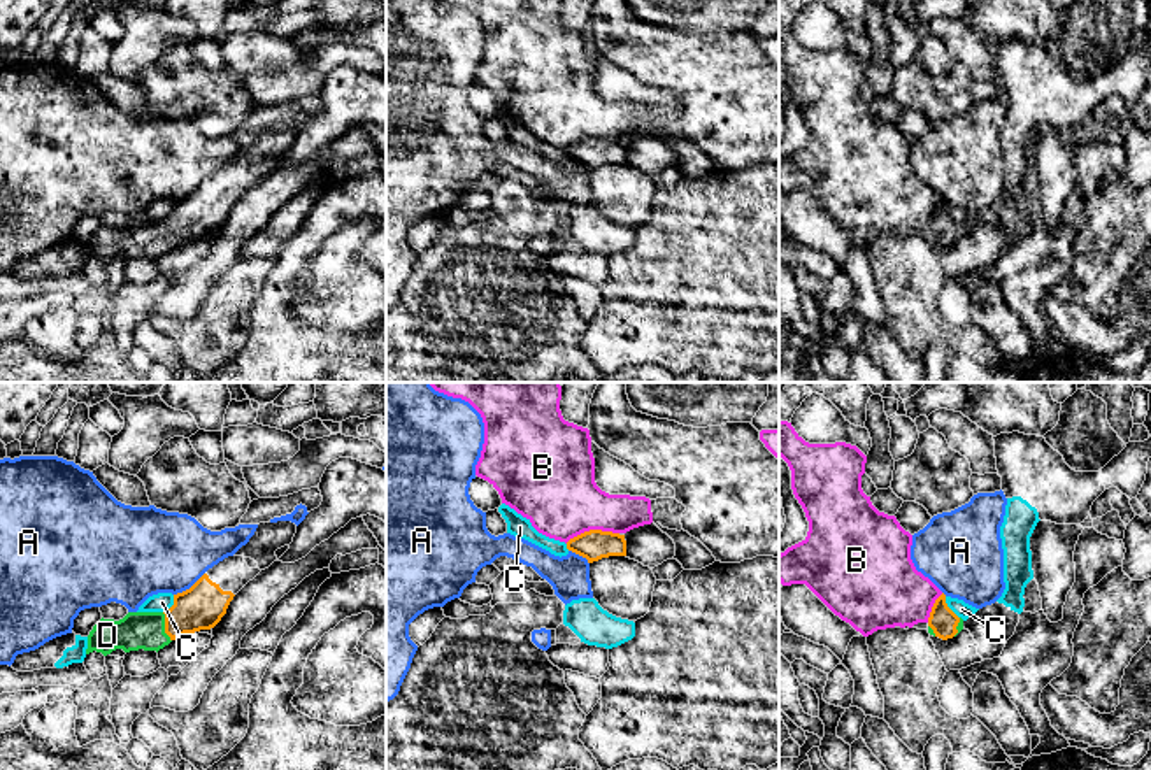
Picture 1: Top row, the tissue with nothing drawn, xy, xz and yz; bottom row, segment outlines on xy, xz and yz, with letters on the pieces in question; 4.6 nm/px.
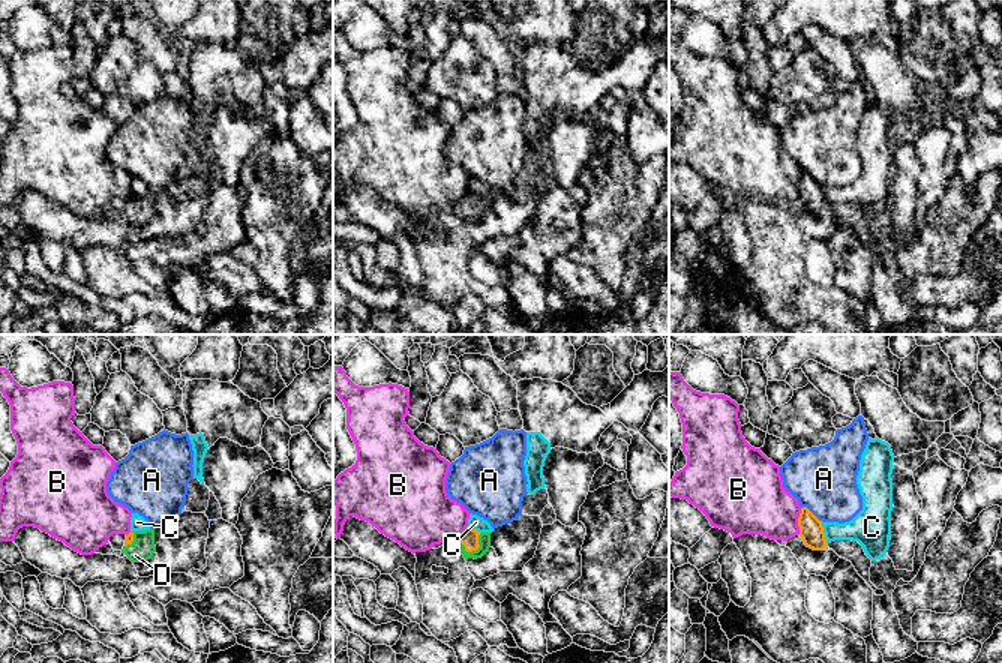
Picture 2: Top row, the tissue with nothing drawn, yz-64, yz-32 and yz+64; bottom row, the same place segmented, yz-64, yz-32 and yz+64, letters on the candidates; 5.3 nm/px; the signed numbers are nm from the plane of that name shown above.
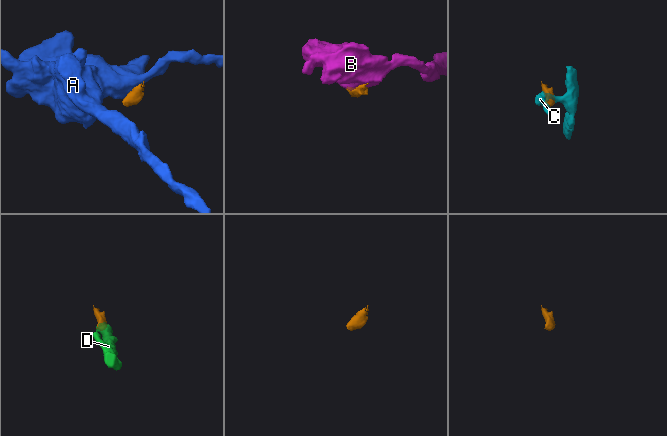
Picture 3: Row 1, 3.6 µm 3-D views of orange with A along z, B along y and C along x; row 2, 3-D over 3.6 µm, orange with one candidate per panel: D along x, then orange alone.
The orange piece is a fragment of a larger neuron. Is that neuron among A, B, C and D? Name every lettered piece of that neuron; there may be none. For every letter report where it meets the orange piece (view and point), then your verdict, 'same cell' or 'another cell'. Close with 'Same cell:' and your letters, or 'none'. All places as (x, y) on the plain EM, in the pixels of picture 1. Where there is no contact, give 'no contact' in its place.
A: contact xy (190, 195); another cell
B: contact xz (592, 137); another cell
C: contact yz (948, 214); another cell
D: contact xy (165, 234); same cell
Same cell: D

